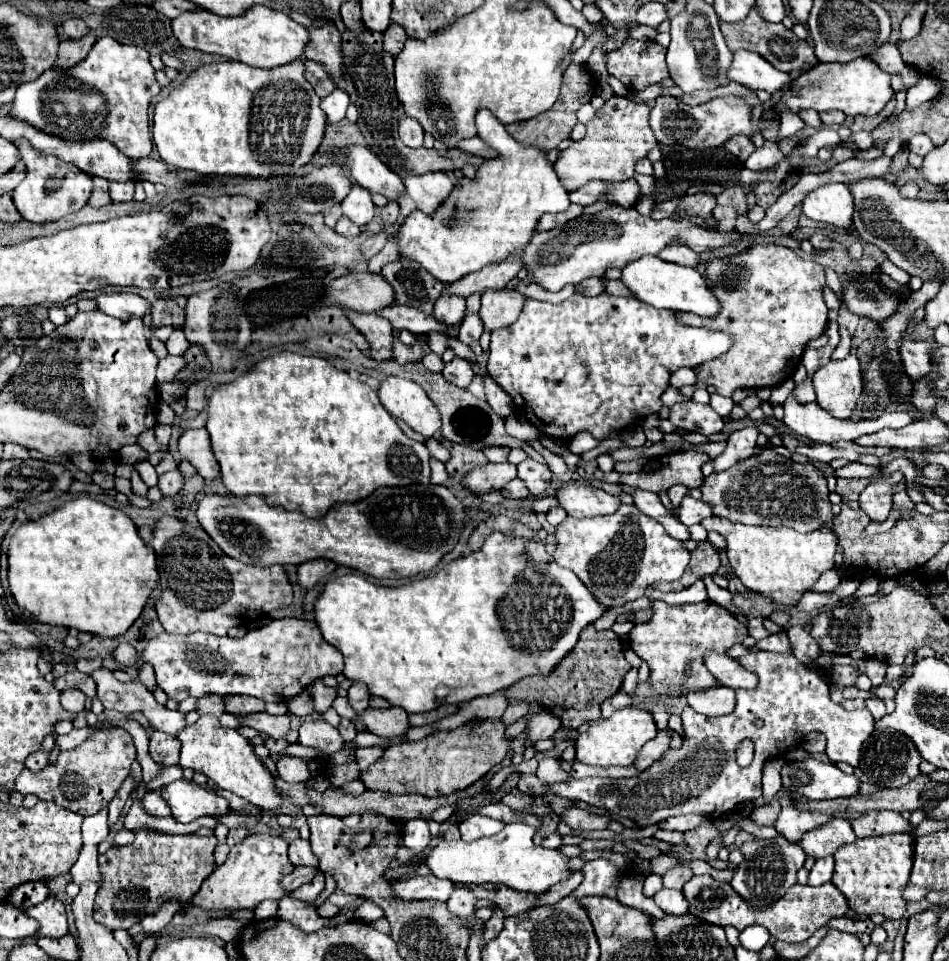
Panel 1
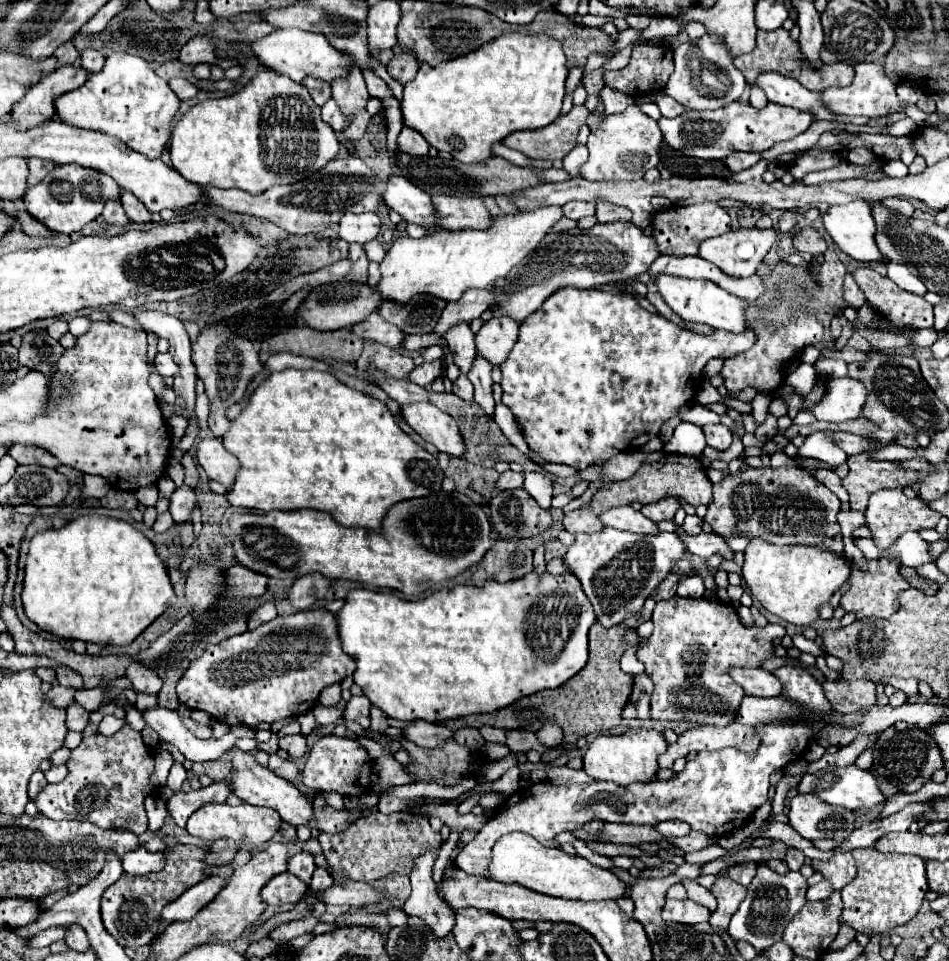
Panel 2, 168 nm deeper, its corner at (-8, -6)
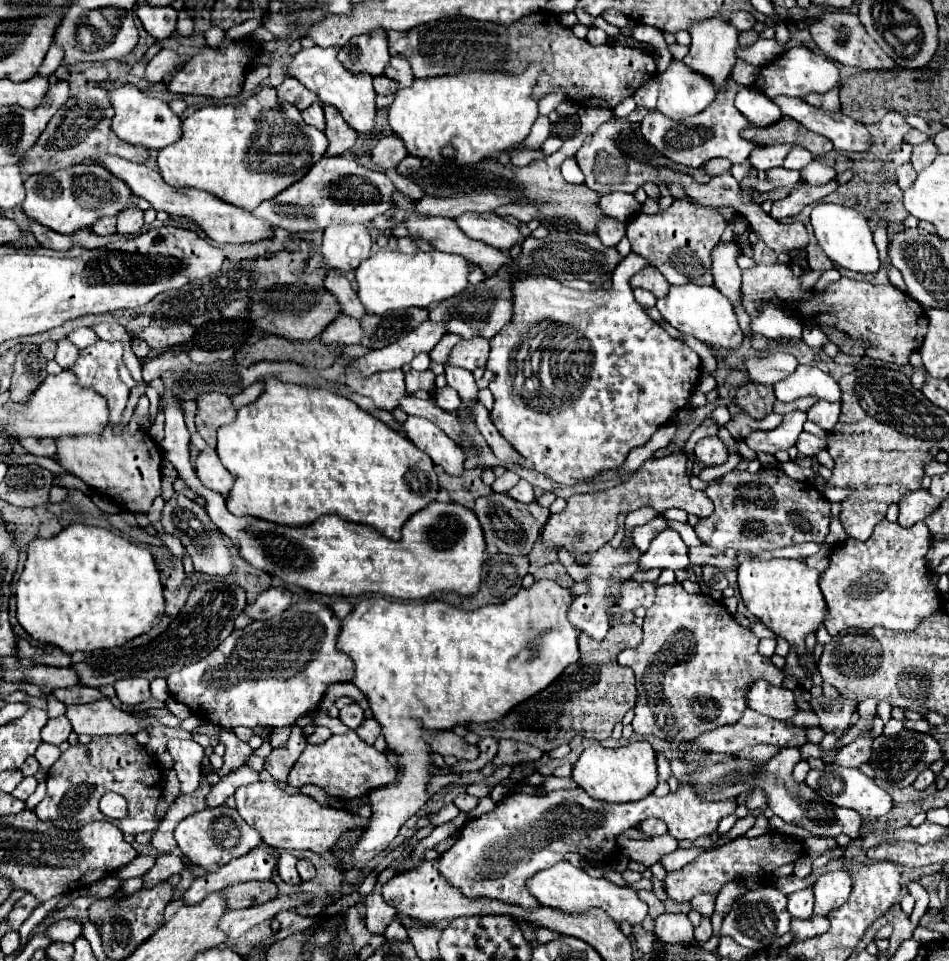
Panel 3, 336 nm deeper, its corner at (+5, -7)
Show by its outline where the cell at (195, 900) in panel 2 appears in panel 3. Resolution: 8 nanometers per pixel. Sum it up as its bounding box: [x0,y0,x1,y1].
[182,848,278,904]

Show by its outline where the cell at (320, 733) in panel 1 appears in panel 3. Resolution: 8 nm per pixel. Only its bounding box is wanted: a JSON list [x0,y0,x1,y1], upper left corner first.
[288,730,398,800]

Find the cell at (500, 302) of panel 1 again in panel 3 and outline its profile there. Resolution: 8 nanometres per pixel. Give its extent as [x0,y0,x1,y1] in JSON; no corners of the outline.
[446,336,490,372]

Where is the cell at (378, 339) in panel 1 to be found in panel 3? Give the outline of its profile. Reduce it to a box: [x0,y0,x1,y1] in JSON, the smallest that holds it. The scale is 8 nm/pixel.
[346,370,406,412]

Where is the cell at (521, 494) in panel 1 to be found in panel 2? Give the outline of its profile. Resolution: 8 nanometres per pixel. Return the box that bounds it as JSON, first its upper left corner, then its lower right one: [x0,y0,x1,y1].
[489,489,551,537]

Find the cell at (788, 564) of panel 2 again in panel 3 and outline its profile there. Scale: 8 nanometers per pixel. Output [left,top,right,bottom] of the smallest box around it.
[738,558,826,656]

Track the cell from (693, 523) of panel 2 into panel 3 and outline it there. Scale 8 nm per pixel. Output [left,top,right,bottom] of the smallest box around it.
[638,528,702,574]

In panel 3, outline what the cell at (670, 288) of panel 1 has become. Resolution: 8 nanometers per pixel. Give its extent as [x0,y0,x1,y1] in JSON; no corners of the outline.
[656,284,744,352]

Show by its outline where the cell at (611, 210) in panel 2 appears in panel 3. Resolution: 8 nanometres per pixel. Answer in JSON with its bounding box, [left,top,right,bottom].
[598,218,624,246]

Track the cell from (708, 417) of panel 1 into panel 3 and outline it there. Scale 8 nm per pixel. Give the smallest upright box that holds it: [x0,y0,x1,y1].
[696,436,728,466]

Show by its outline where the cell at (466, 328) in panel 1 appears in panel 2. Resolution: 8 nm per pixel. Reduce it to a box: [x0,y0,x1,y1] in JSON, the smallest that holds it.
[467,355,495,415]

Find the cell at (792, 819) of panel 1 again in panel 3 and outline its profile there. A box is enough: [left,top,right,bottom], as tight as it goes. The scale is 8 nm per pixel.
[672,748,862,840]

